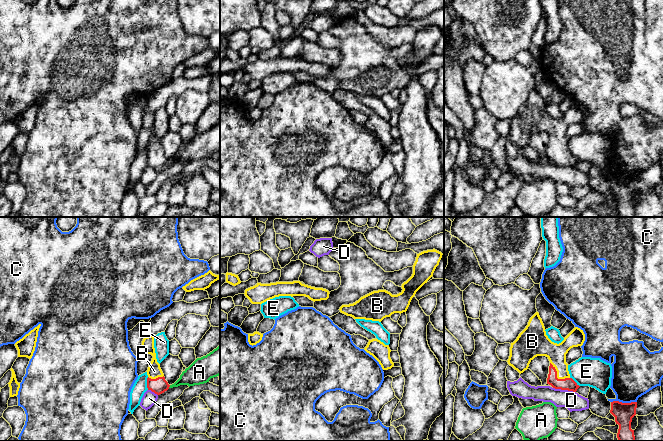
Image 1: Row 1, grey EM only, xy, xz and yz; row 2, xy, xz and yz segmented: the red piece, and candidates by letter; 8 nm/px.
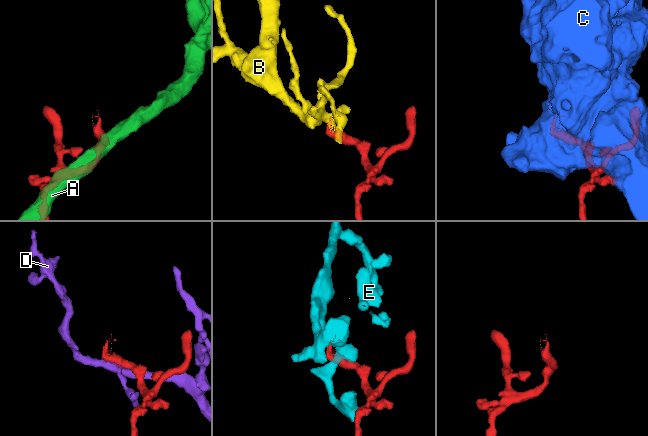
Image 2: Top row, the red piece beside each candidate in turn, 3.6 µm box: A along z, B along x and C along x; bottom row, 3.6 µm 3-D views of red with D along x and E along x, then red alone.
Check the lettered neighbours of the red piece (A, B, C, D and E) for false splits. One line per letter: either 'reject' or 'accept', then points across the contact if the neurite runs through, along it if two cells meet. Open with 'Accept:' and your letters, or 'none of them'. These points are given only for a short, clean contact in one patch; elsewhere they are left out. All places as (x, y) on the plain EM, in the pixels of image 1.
Accept: B
A: reject; border xy (170, 161), (168, 163)
B: accept; way yz (569, 160), (556, 152), (556, 129)
C: reject
D: reject
E: reject

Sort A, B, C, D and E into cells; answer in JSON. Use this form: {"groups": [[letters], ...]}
{"groups": [["A"], ["B"], ["C"], ["D"], ["E"]]}

